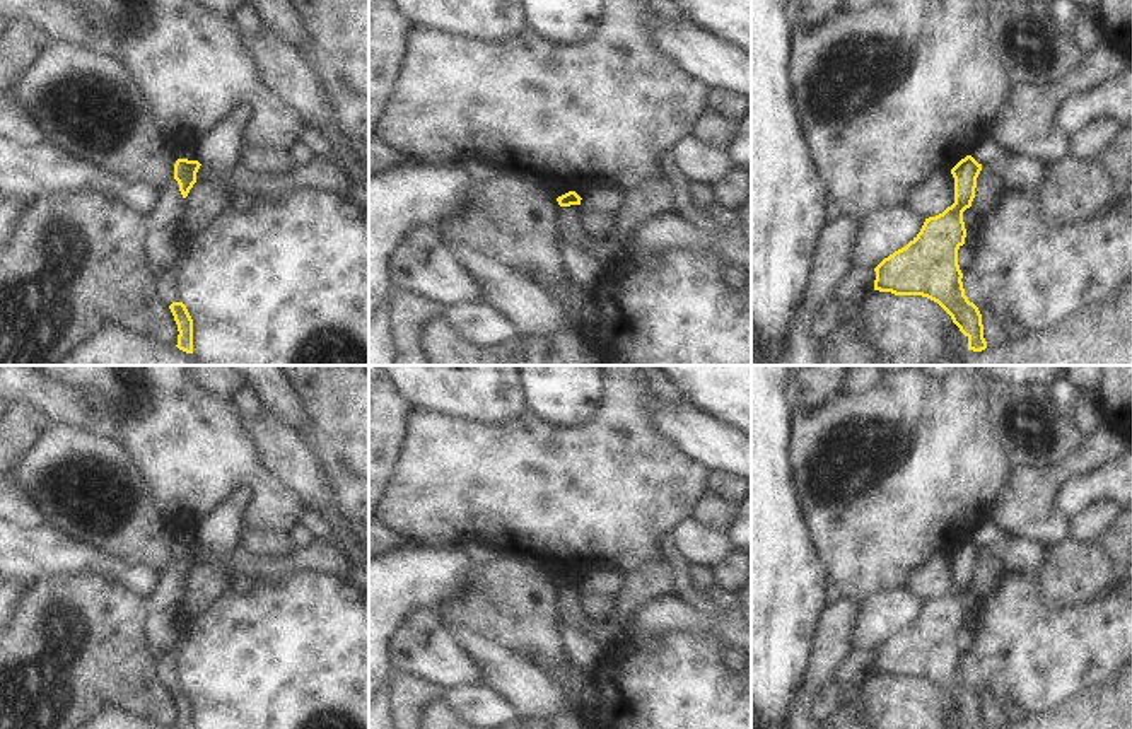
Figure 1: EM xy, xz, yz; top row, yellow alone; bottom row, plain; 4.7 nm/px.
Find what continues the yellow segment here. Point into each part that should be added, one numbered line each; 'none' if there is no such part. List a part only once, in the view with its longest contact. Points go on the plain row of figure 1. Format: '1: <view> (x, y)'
none

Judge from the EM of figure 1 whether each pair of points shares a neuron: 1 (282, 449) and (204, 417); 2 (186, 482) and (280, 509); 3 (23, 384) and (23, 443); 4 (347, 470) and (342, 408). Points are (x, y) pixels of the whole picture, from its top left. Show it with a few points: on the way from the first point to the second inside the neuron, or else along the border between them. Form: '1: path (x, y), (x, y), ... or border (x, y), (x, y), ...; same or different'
1: border (245, 419), (262, 460), (272, 470); different
2: path (210, 480), (251, 480), (256, 485); same
3: border (17, 403), (33, 403), (52, 422); different
4: path (347, 454), (347, 424); same

